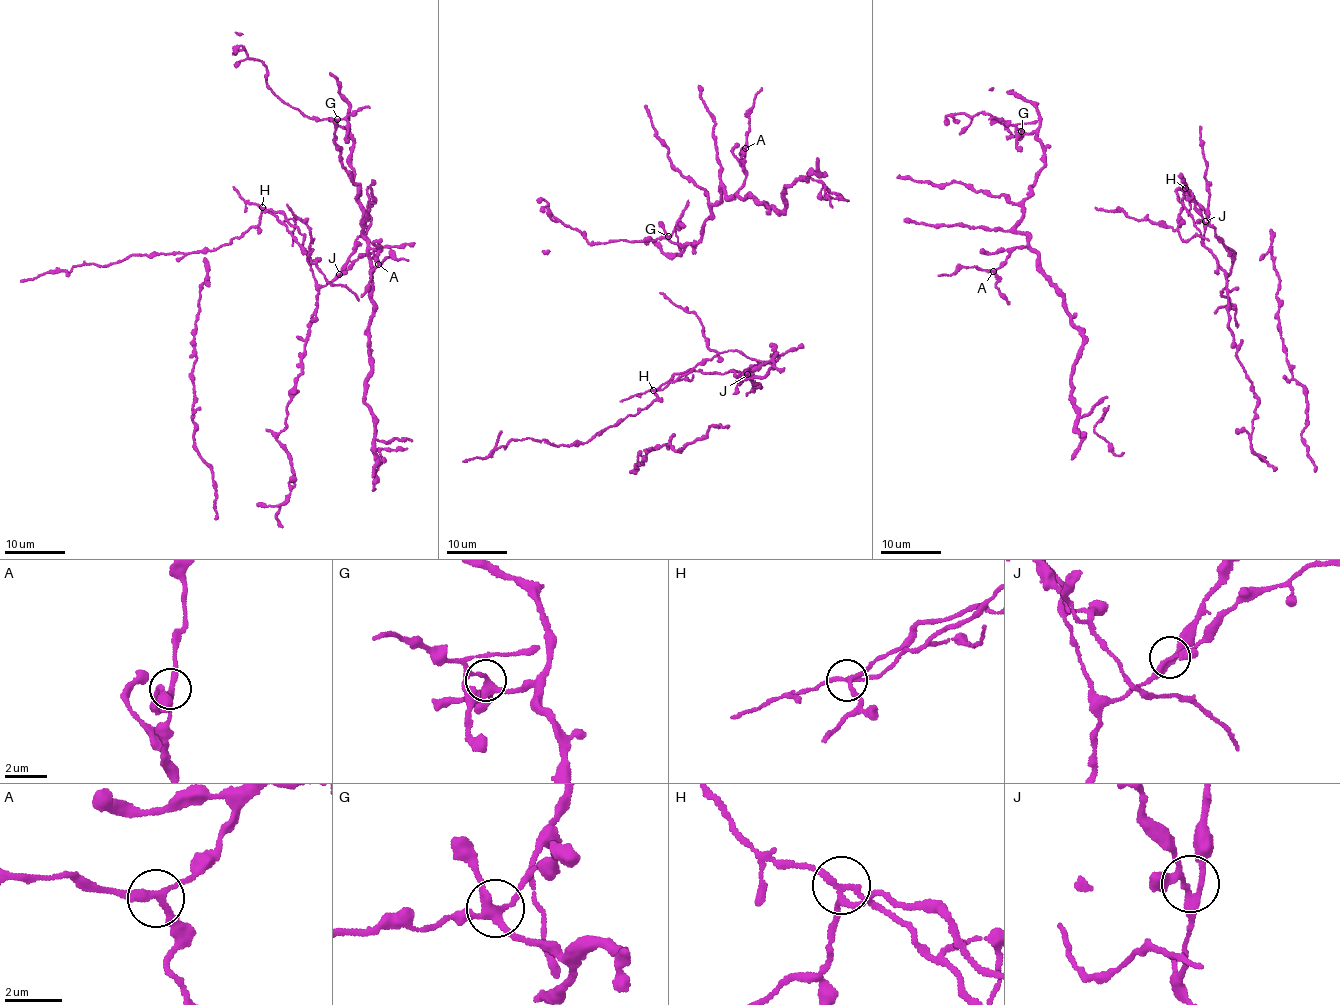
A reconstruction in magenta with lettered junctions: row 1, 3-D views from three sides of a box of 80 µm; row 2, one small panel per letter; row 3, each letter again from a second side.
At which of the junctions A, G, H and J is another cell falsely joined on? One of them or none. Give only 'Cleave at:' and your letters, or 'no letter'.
Cleave at: H

